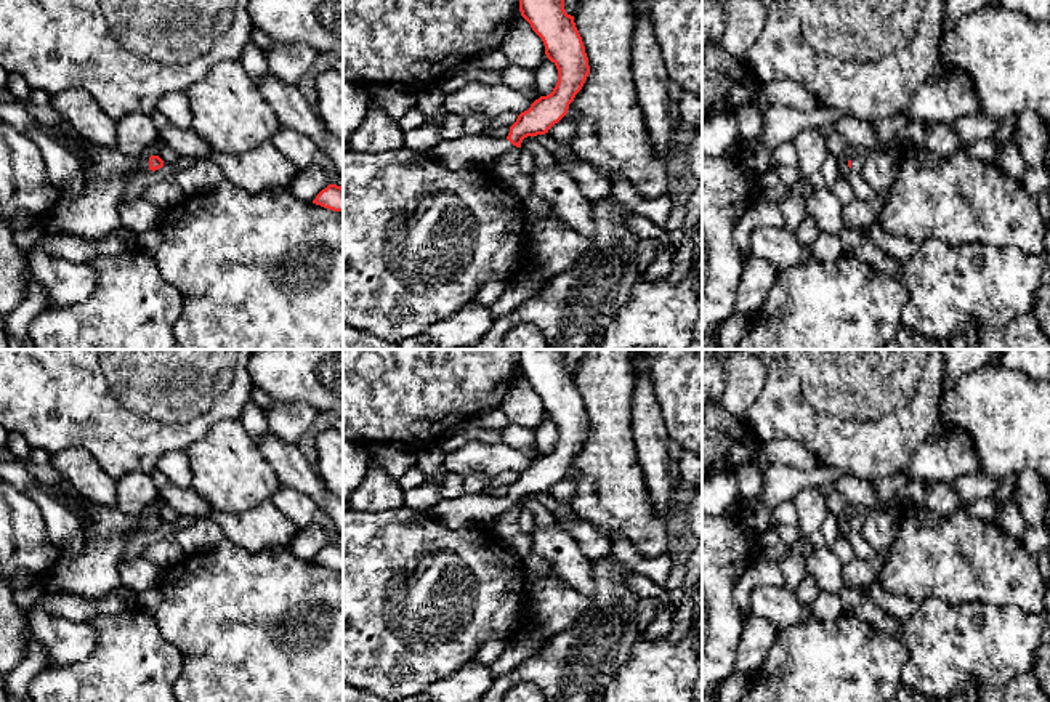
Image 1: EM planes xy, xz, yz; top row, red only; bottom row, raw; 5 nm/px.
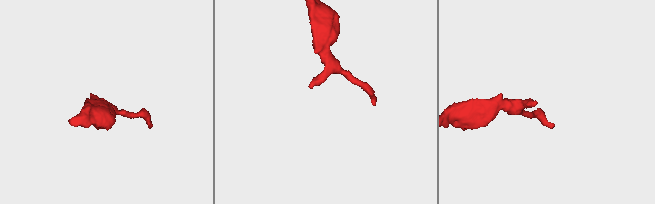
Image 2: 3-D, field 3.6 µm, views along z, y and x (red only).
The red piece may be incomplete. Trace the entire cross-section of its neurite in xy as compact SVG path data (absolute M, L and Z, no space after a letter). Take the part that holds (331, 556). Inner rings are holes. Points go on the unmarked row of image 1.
M329 543L316 555L313 563L333 571L343 571L343 547L337 543Z

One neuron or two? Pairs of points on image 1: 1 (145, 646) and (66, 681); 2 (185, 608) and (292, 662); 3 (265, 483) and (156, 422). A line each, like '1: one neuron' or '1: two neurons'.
1: one neuron
2: one neuron
3: two neurons

